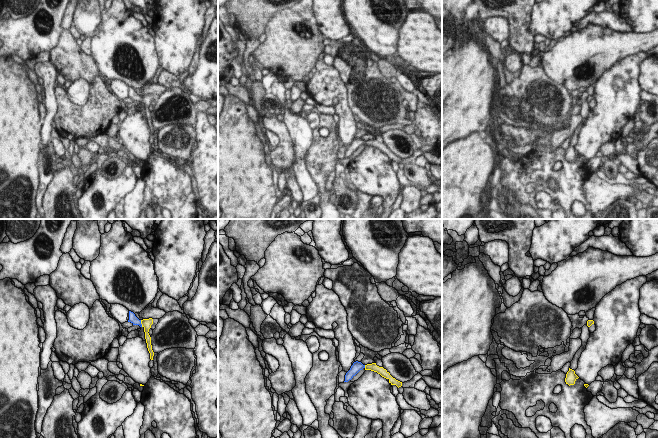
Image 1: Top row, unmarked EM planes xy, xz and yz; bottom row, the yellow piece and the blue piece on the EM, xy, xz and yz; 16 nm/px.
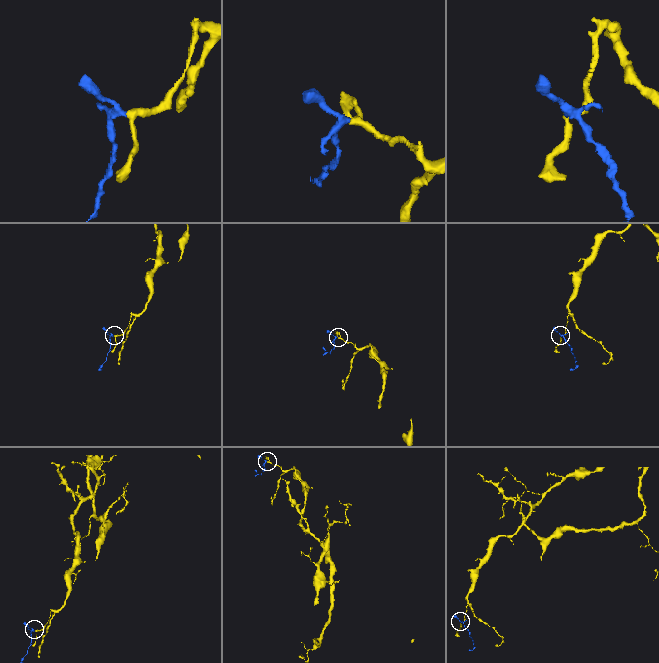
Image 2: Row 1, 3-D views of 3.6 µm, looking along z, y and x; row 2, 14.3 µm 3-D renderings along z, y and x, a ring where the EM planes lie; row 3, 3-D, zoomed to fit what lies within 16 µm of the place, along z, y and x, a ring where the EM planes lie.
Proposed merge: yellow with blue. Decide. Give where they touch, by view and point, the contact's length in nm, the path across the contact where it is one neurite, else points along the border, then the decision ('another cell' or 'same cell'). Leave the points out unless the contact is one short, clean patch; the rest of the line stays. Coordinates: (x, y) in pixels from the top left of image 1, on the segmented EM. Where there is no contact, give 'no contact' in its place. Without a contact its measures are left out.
xy (141, 323) | 120 nm | across xy (146, 323), (141, 323), (133, 319) | same cell

